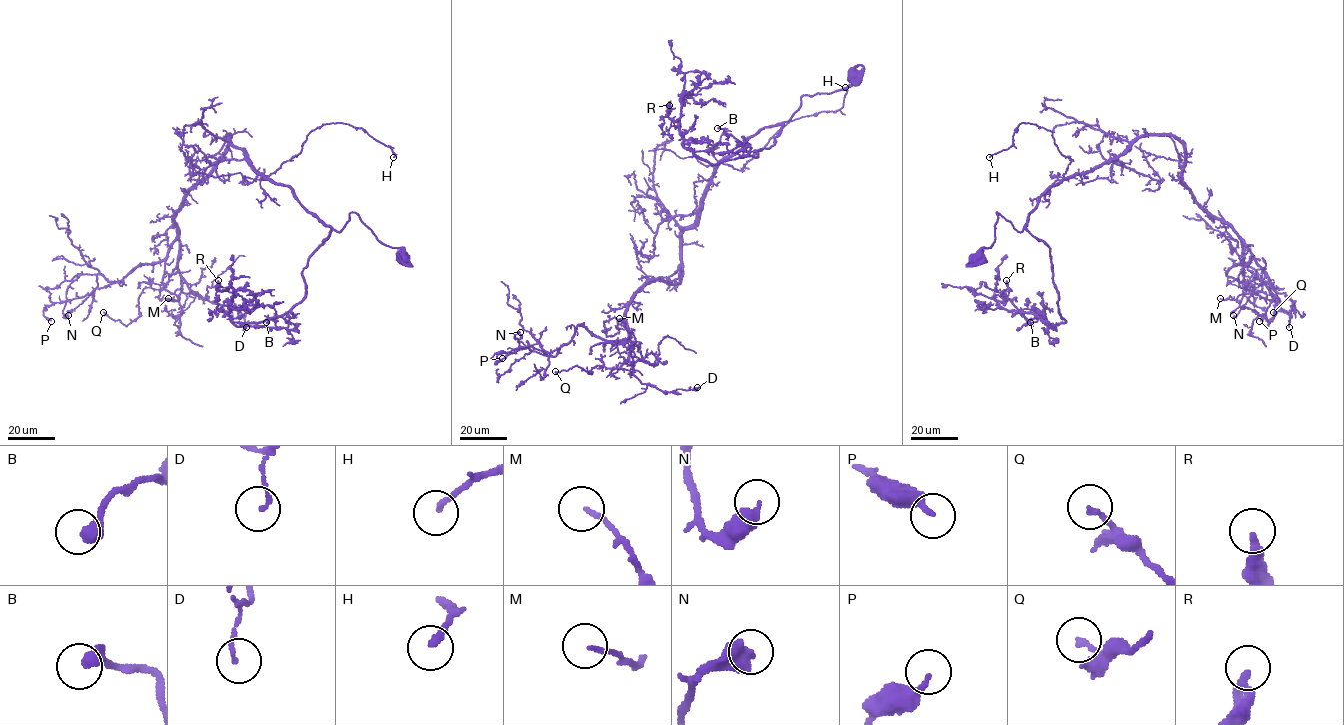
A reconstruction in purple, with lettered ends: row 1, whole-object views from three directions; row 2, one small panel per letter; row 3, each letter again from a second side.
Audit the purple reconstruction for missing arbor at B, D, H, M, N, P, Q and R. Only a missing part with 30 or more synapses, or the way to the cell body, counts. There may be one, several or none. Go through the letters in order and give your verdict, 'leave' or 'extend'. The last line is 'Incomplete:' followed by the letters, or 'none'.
B: leave
D: leave
H: leave
M: leave
N: leave
P: leave
Q: leave
R: leave
Incomplete: none

